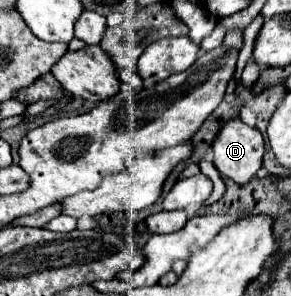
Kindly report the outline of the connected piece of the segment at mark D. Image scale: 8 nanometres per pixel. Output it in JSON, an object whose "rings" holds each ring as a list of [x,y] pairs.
{"rings":[[[239,118],[229,120],[221,128],[211,148],[219,174],[237,184],[247,184],[257,174],[265,150],[261,132],[243,124]]]}

